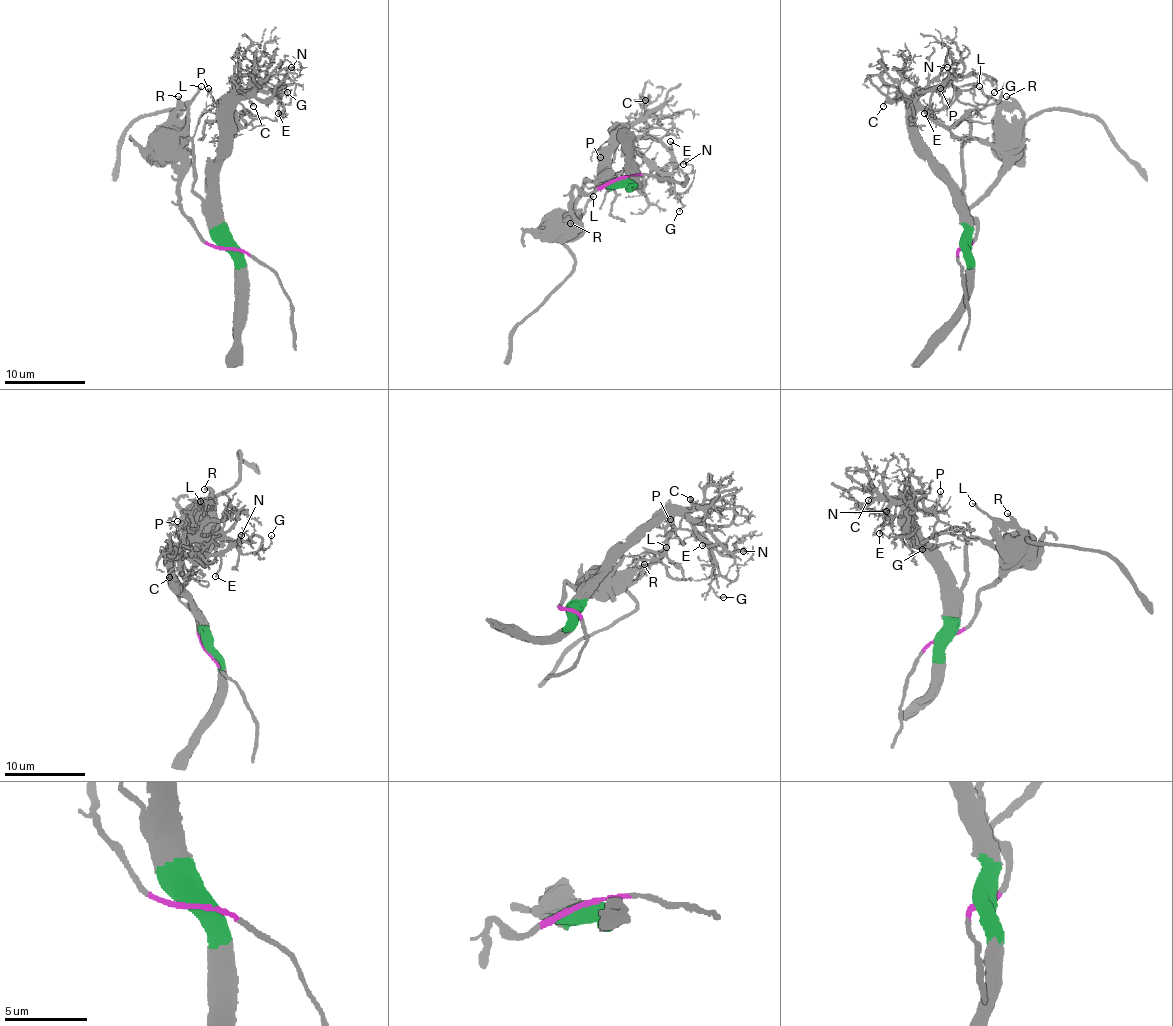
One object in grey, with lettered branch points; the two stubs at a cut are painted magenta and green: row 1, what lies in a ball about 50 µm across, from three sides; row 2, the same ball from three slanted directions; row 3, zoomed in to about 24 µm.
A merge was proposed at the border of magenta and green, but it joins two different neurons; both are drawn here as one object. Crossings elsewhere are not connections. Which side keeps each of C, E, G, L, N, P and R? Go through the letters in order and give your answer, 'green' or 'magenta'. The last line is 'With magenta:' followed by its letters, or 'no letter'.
C: green
E: green
G: green
L: magenta
N: green
P: green
R: magenta
With magenta: L, R

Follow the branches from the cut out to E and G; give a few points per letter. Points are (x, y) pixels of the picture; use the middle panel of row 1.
E: (619, 179), (615, 181), (610, 177), (612, 132), (657, 136), (669, 149), (669, 140)
G: (619, 179), (615, 181), (610, 177), (612, 132), (619, 132), (661, 175), (673, 179), (679, 211)

